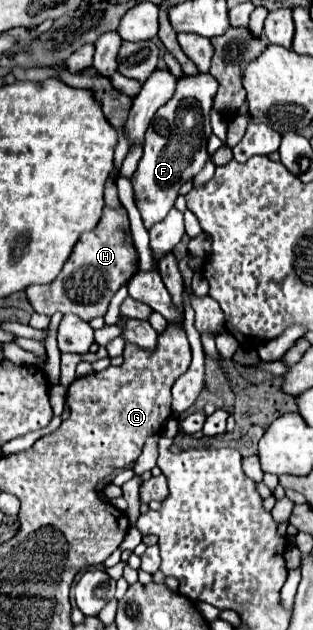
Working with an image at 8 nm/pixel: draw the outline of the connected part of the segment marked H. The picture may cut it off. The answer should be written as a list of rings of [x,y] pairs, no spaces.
[[[106,207],[104,213],[102,213],[100,223],[96,225],[96,229],[88,231],[86,235],[82,235],[82,239],[76,243],[76,247],[70,253],[68,261],[64,263],[64,269],[60,271],[60,275],[52,283],[48,283],[48,285],[30,285],[26,289],[26,295],[28,295],[34,311],[36,313],[44,313],[48,317],[54,315],[56,311],[60,311],[60,313],[74,313],[74,315],[78,315],[84,321],[92,321],[94,317],[102,317],[106,313],[114,293],[120,289],[120,285],[124,281],[128,281],[134,275],[134,271],[138,267],[138,255],[136,255],[134,243],[130,239],[128,227],[130,227],[130,223],[128,223],[128,215],[126,215],[124,209],[122,211],[114,211],[114,209]]]

